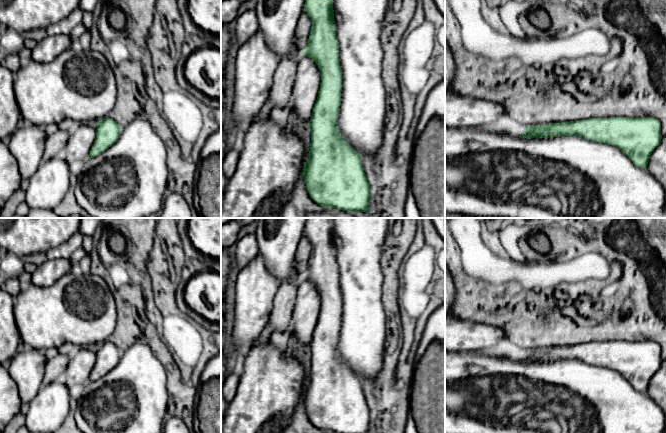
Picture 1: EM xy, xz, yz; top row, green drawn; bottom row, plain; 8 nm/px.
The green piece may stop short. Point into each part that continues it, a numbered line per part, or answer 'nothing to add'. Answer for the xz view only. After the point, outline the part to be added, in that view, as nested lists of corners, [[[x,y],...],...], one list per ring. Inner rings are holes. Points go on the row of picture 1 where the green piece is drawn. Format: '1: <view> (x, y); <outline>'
nothing to add

